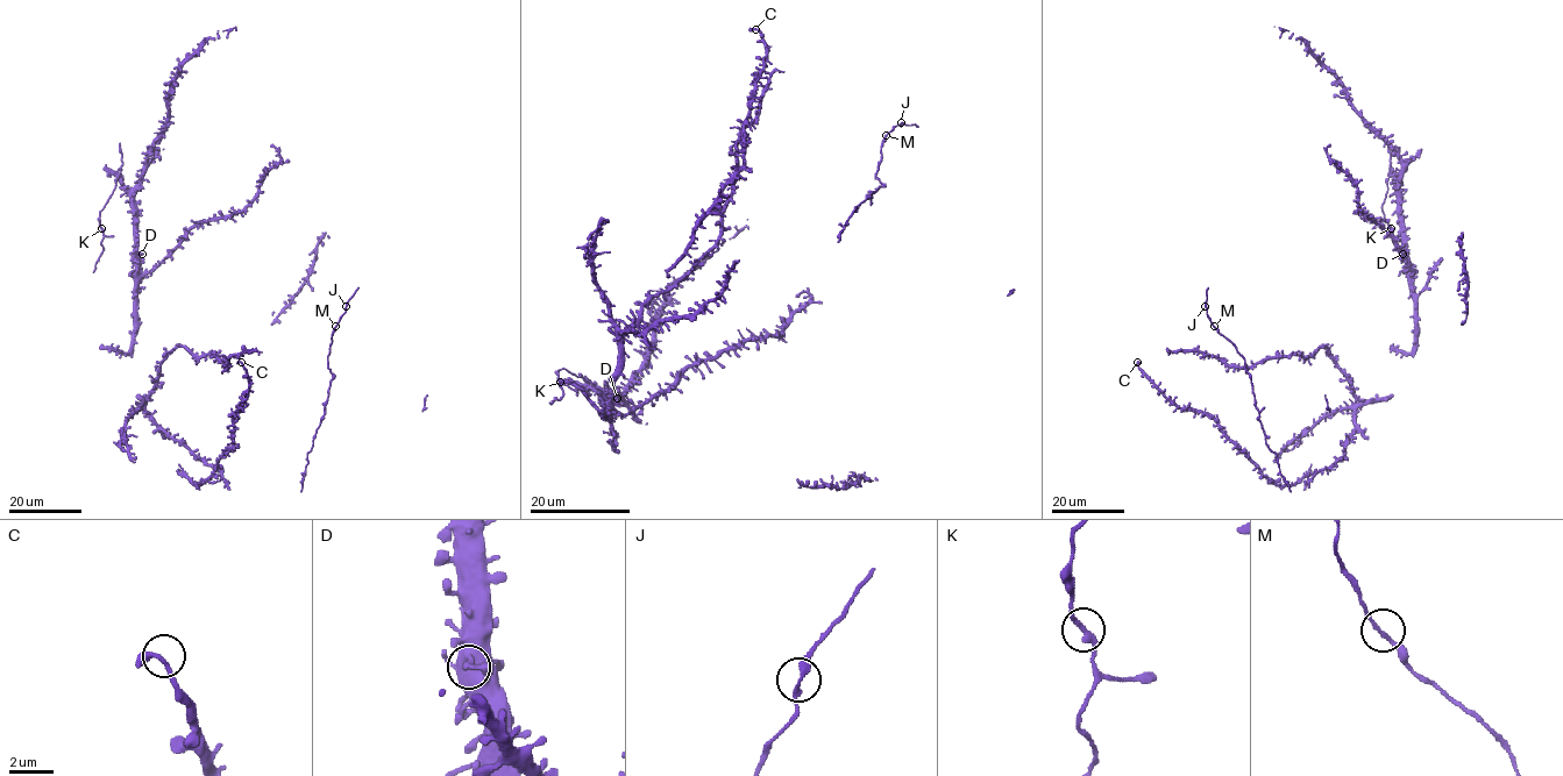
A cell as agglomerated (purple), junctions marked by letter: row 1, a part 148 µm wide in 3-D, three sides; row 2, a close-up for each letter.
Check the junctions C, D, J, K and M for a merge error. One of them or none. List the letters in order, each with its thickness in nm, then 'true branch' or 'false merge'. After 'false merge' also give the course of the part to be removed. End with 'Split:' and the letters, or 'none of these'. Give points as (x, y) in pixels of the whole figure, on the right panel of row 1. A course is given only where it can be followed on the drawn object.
C: 240 nm | true branch
D: 260 nm | true branch
J: 280 nm | true branch
K: 220 nm | true branch
M: 170 nm | true branch
Split: none of these

